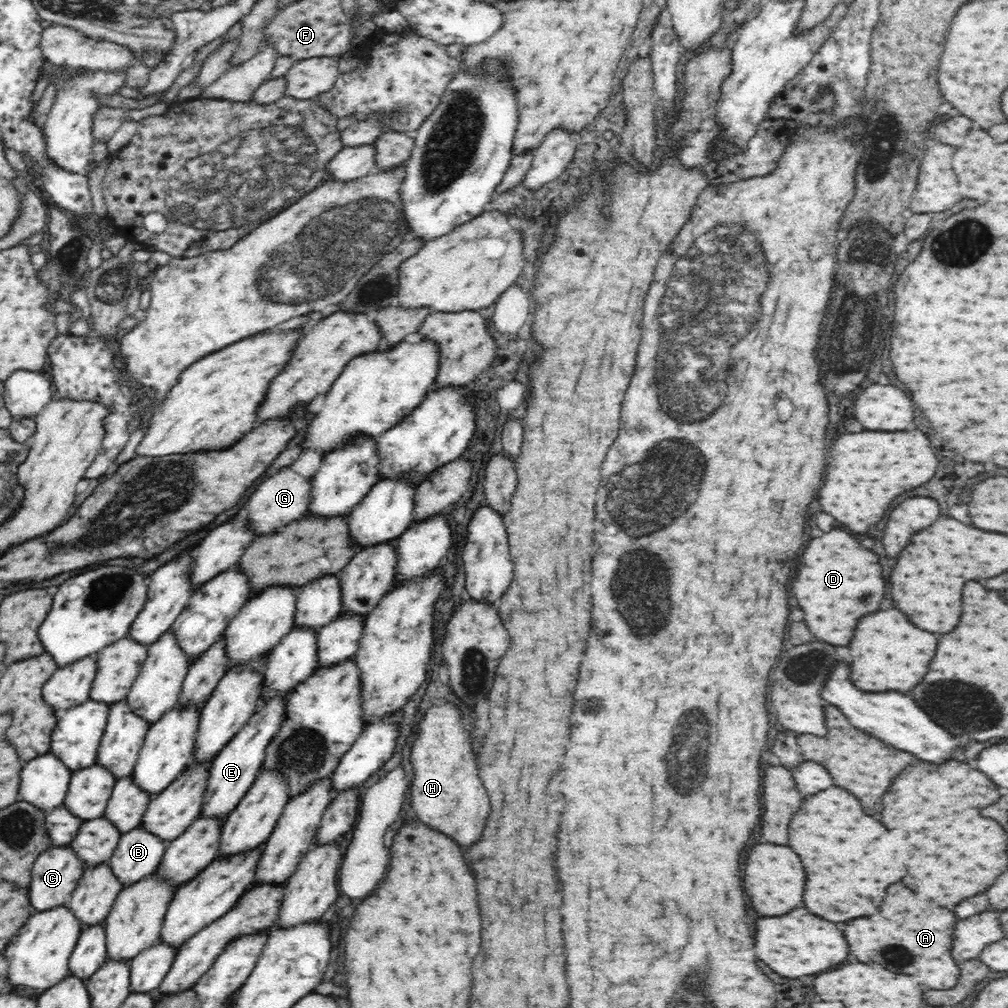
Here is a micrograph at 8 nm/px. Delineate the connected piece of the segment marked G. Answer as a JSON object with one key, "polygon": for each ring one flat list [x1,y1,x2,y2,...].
{"polygon":[[290,467,280,469,276,474,268,476,247,500,248,506,243,508,247,518,247,526,257,536,280,532,286,524,300,520,307,515,311,499,311,478,306,478,292,471]]}

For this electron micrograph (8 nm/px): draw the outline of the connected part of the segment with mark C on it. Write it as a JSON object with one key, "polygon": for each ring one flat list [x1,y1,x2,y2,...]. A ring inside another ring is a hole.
{"polygon":[[52,845,50,849,38,856,31,869,31,881,27,889,29,890,30,906,35,912,44,912,50,908,65,905,85,871,83,862,69,845]]}

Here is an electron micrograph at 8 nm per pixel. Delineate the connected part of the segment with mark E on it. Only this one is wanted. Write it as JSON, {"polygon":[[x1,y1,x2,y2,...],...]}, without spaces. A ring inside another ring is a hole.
{"polygon":[[287,696,275,697,268,703,260,705,258,711,248,720,248,724,230,740,229,744,226,744,226,747,222,748,216,758,213,758,202,802,201,816,225,818,244,799,246,792,254,784,254,780,261,770,266,747,271,744,274,736,282,728,282,722,285,721,285,713,287,712,286,702,288,702]]}

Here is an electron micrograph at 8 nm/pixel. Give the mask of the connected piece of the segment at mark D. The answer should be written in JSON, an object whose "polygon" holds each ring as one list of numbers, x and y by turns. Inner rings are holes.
{"polygon":[[832,530,820,538,812,538,800,556,796,578,792,580,792,592,806,614,808,628,818,640,834,646,850,644,858,620,880,608,884,590,886,582,878,556,862,548,844,530]]}

